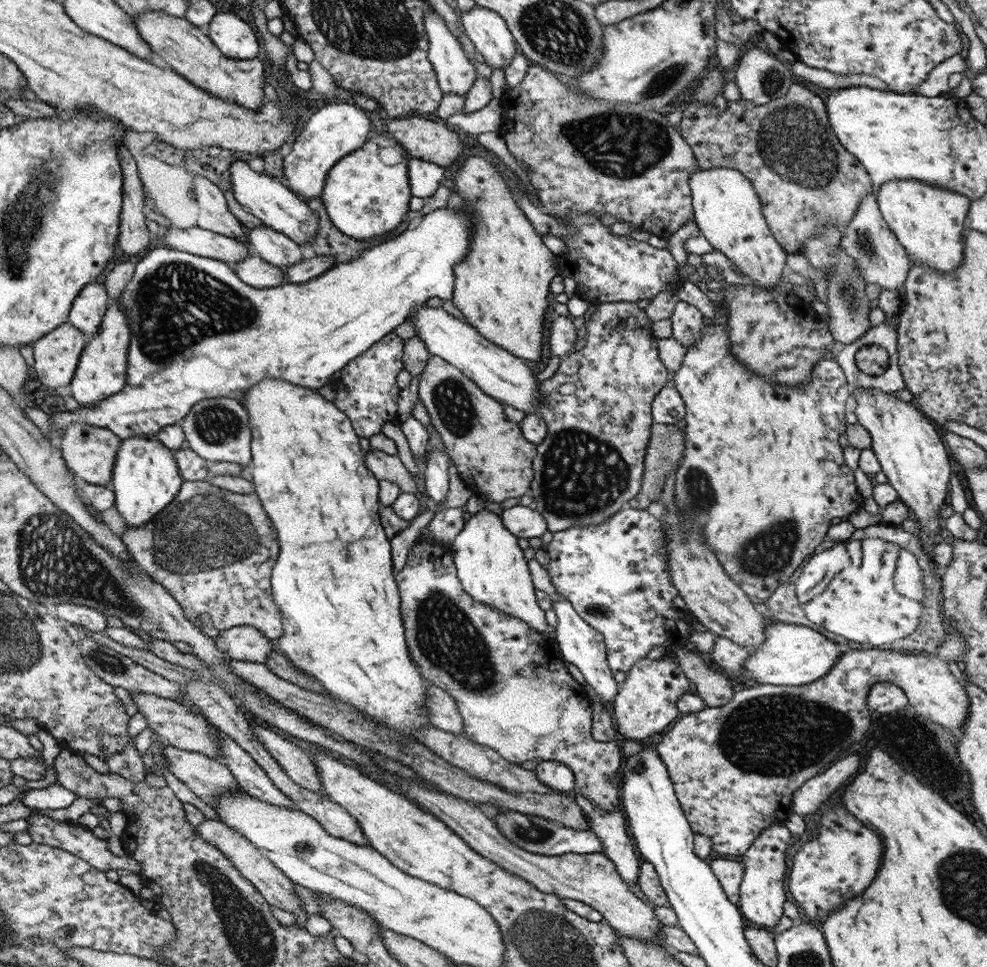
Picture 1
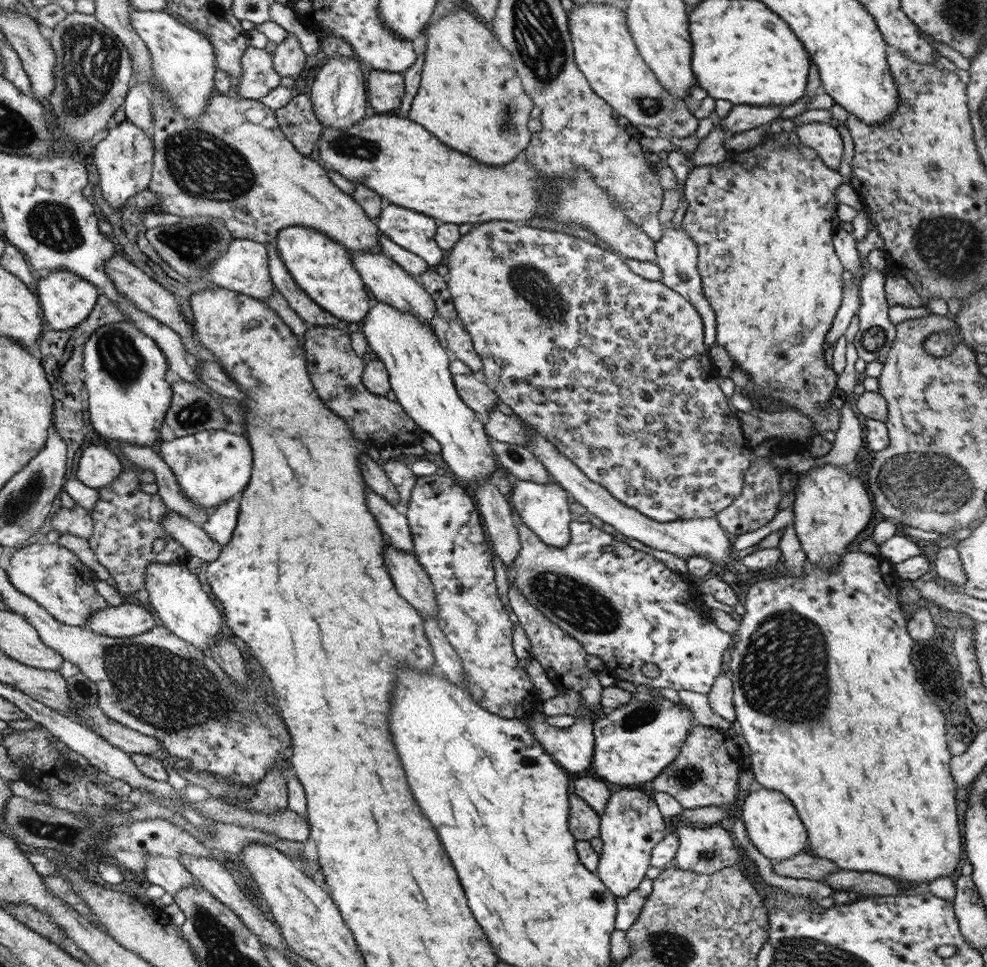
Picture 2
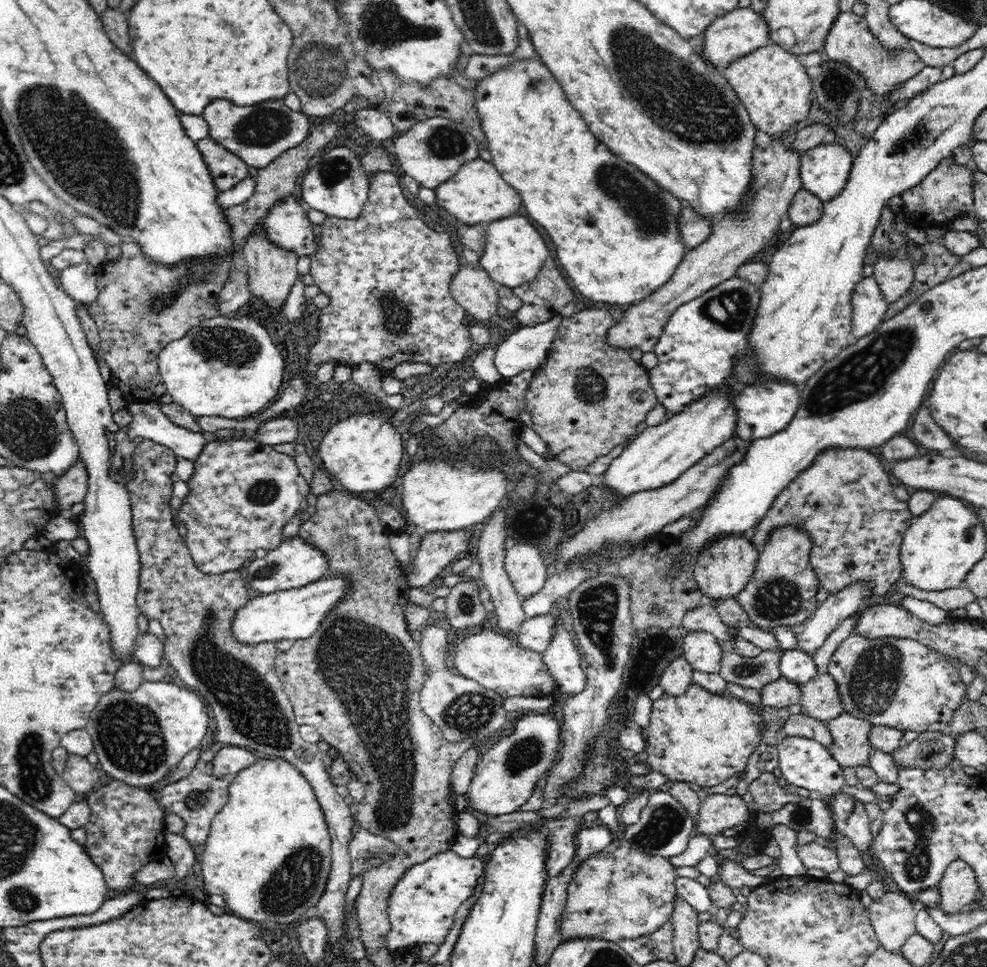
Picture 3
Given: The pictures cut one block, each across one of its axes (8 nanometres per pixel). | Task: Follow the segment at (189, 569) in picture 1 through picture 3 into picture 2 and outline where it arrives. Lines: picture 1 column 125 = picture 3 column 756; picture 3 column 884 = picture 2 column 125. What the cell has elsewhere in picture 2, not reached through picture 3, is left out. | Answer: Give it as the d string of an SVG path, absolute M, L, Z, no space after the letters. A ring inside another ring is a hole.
M133 467L122 471L116 481L99 489L99 501L91 513L93 520L93 535L87 540L98 562L105 566L110 578L116 582L117 590L121 594L135 596L141 590L147 589L148 568L154 563L177 565L186 564L189 551L177 539L172 538L162 526L168 507L161 495L149 494L140 491L142 483L137 471ZM154 540L166 540L164 550L154 553Z

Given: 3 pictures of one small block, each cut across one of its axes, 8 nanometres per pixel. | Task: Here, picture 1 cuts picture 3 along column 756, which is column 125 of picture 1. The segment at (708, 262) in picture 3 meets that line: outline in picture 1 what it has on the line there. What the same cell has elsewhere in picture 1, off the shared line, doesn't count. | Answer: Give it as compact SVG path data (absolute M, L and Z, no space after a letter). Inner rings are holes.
M120 145L118 152L122 160L122 172L125 174L125 204L121 214L121 238L118 239L118 246L132 260L139 258L138 252L142 252L151 234L144 222L144 191L143 184L138 178L138 170L132 153L124 145Z

